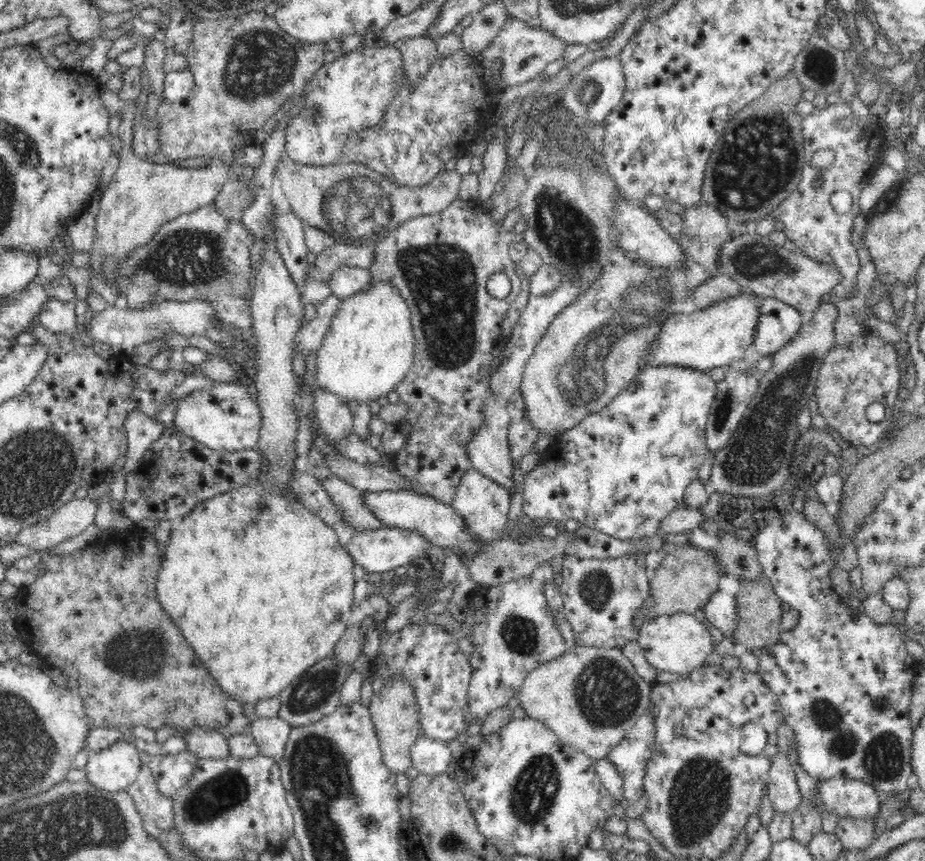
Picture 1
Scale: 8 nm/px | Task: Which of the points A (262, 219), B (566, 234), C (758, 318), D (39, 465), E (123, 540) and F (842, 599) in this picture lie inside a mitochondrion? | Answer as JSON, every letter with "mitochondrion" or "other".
{"A":"other","B":"mitochondrion","C":"other","D":"mitochondrion","E":"other","F":"other"}

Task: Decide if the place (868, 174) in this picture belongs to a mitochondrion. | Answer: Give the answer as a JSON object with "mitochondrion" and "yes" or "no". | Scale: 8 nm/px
{"mitochondrion":"no"}

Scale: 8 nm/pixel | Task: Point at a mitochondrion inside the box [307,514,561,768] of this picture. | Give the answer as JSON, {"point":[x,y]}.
{"point":[520,634]}

